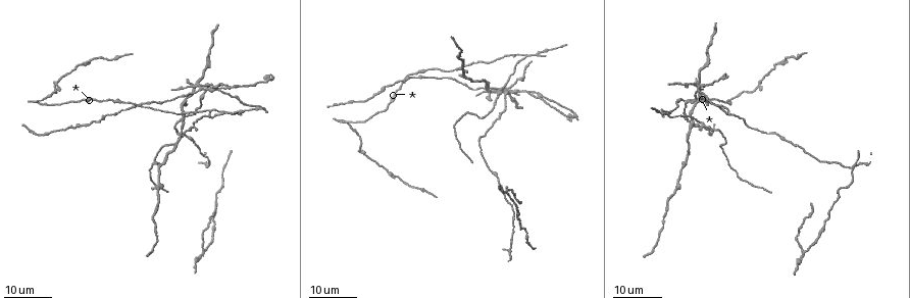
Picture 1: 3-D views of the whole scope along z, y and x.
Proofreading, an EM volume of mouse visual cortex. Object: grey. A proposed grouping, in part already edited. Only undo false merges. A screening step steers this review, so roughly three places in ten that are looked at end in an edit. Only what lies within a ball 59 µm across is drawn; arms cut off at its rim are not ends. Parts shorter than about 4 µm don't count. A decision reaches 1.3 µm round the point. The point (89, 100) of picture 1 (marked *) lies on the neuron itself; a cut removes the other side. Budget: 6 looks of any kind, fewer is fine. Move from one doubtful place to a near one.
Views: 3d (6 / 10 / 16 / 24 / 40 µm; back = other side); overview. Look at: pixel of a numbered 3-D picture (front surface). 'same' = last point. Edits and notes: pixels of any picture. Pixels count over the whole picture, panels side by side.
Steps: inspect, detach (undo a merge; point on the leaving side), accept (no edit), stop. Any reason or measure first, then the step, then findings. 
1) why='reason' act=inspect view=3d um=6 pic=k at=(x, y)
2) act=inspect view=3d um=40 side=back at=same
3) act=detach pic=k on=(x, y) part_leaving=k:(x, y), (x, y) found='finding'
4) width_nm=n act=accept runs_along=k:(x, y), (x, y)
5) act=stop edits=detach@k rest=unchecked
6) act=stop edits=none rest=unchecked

why='sudden change in width' act=inspect view=3d um=16 pic=1 at=(111, 100)

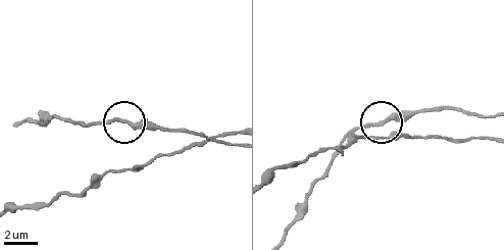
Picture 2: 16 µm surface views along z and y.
why='zoom in' act=inspect view=3d um=10 pic=2 at=(123, 121)

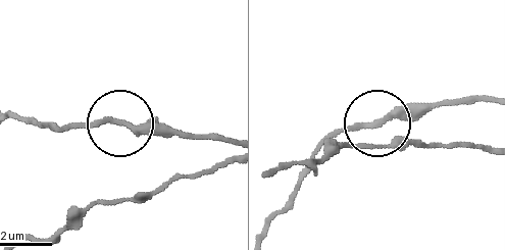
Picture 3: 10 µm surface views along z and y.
act=accept runs_along=3:(10, 115), (63, 129), (122, 121), (180, 135) found='one neuron here'

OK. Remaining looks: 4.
why='three arms meet' act=inspect view=3d um=16 pic=1 at=(137, 105)

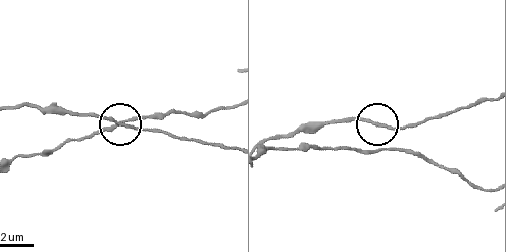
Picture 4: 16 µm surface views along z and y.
why='closer look' act=inspect view=3d um=6 pic=4 at=(130, 127)

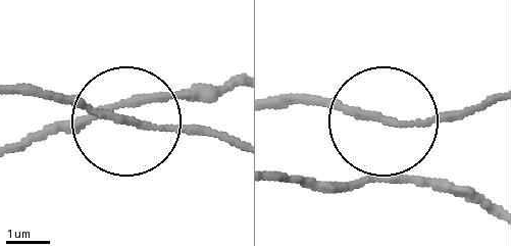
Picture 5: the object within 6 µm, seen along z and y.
act=inspect view=3d um=6 side=back pic=5 at=(121, 119)

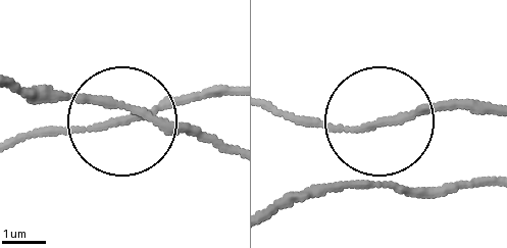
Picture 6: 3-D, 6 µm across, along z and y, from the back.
arms=3 act=accept runs_along=6:(229, 88), (13, 143) found='one neuron here'

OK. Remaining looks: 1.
act=stop edits=none rest=unchecked

